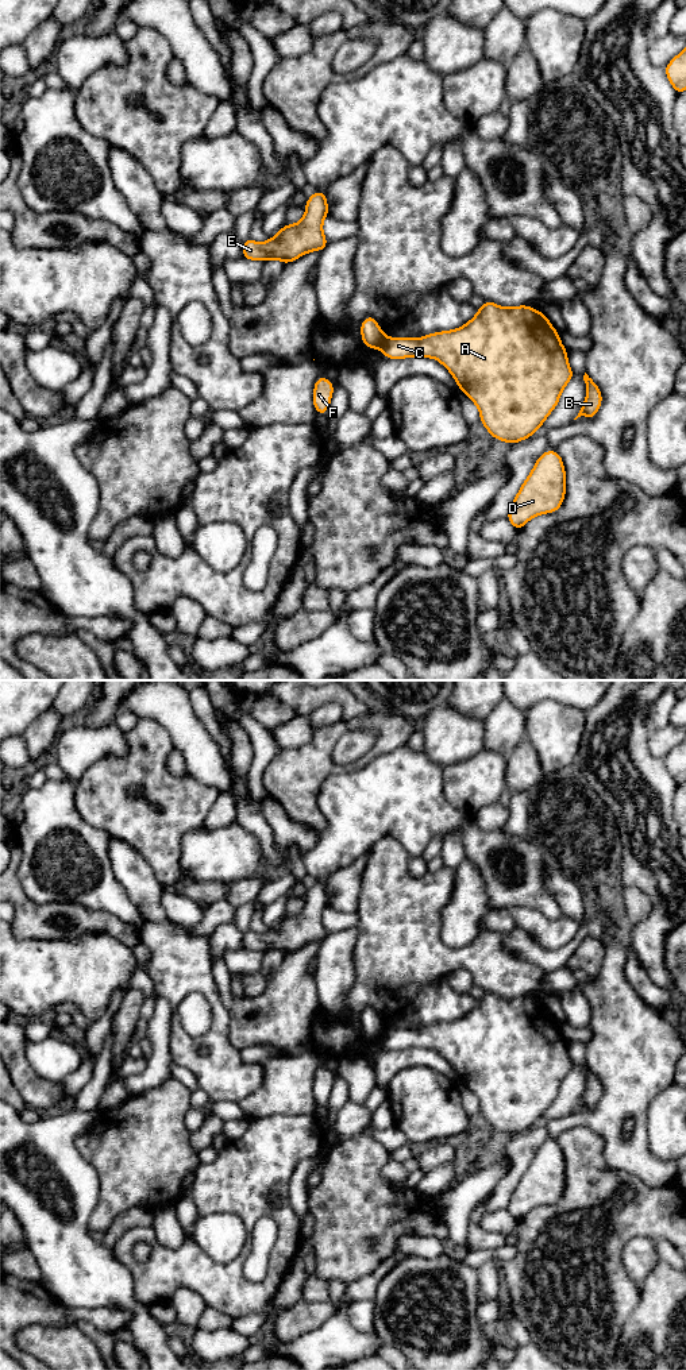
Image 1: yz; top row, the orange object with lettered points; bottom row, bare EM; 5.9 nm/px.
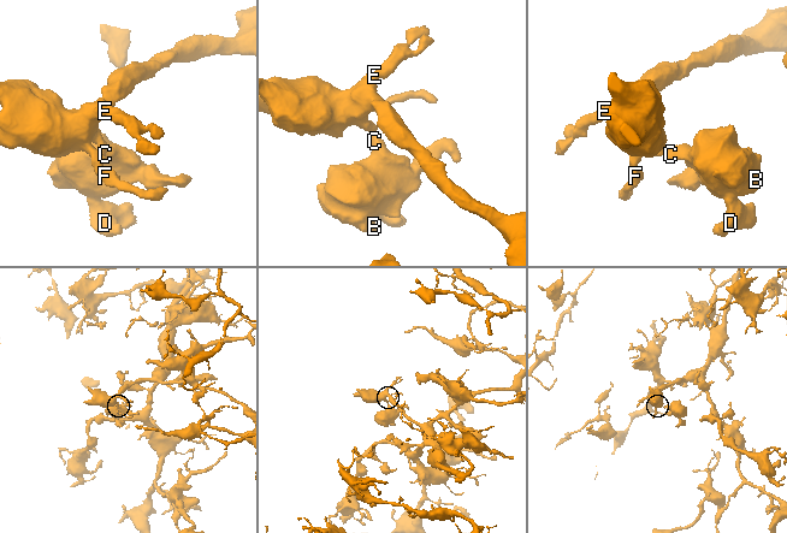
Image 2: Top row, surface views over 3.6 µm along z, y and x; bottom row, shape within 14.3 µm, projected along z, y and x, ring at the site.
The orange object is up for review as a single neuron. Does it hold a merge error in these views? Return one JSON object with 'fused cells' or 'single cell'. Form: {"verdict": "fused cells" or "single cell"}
{"verdict": "fused cells"}

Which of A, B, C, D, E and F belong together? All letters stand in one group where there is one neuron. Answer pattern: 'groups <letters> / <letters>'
groups A B C D / E F

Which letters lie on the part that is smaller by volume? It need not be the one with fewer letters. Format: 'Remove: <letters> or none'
Remove: A, B, C, D

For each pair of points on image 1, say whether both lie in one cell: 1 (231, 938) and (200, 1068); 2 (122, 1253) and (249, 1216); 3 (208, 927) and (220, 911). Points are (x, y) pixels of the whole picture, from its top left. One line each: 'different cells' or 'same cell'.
1: different cells
2: same cell
3: same cell

